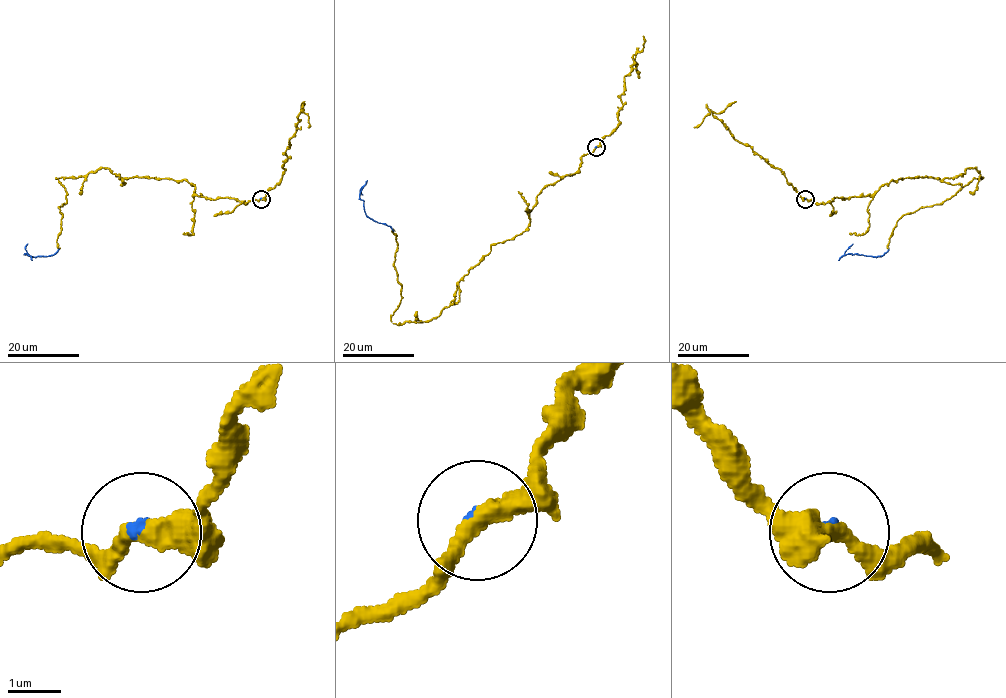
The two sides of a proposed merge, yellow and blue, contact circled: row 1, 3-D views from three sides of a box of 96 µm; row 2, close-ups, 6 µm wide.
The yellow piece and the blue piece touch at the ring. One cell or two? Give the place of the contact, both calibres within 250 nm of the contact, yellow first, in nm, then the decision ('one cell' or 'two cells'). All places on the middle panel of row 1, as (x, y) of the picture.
at (596, 147); 360 nm thick on the yellow side, 90 nm on the other; two cells

